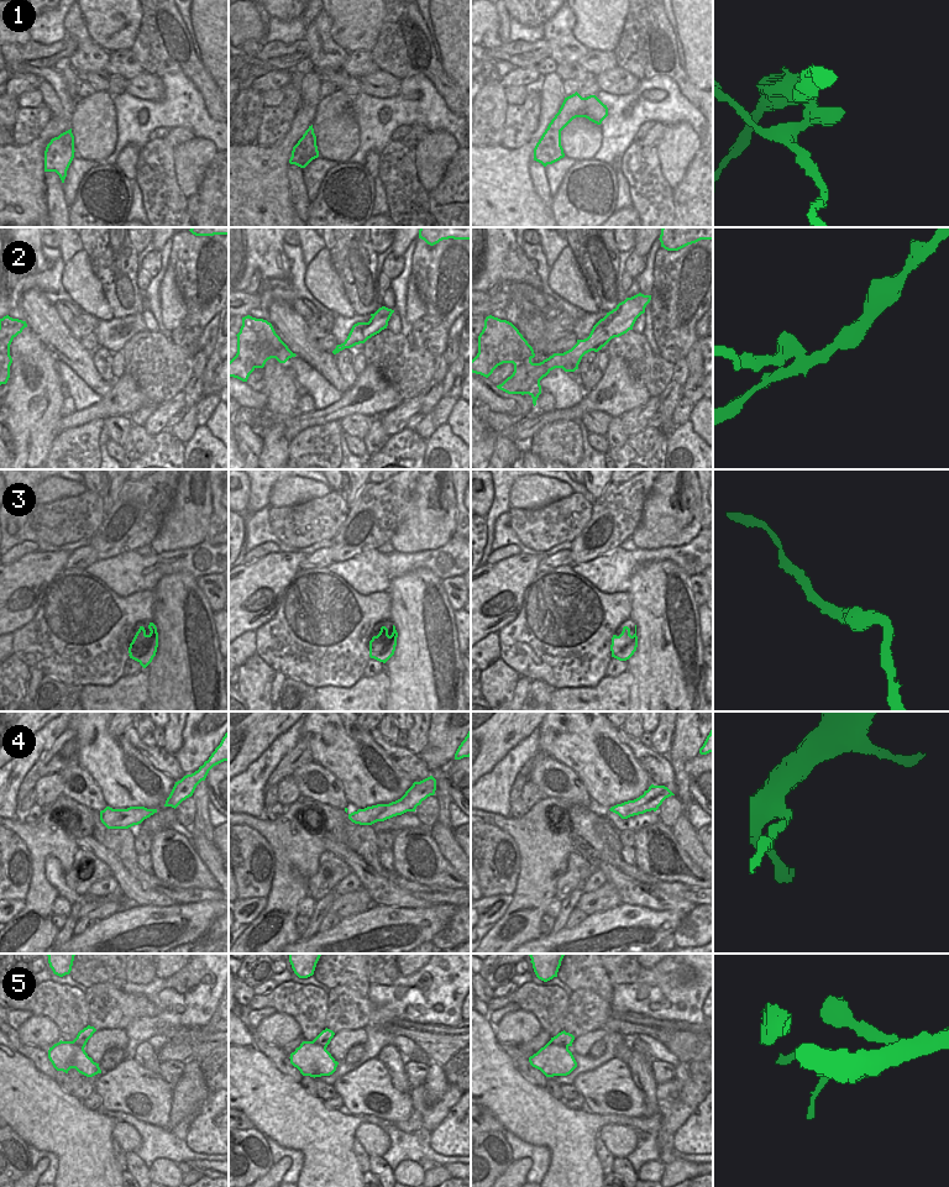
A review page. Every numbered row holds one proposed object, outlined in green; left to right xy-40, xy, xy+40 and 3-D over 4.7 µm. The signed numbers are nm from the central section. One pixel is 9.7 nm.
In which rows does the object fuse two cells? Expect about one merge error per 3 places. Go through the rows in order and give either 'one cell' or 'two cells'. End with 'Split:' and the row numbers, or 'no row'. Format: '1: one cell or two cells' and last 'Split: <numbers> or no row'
1: two cells
2: two cells
3: one cell
4: one cell
5: one cell
Split: 1, 2

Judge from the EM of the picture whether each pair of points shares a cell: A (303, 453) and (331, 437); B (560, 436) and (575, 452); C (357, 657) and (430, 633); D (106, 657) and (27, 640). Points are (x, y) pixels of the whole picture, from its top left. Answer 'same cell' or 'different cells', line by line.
A: same cell
B: same cell
C: different cells
D: same cell

